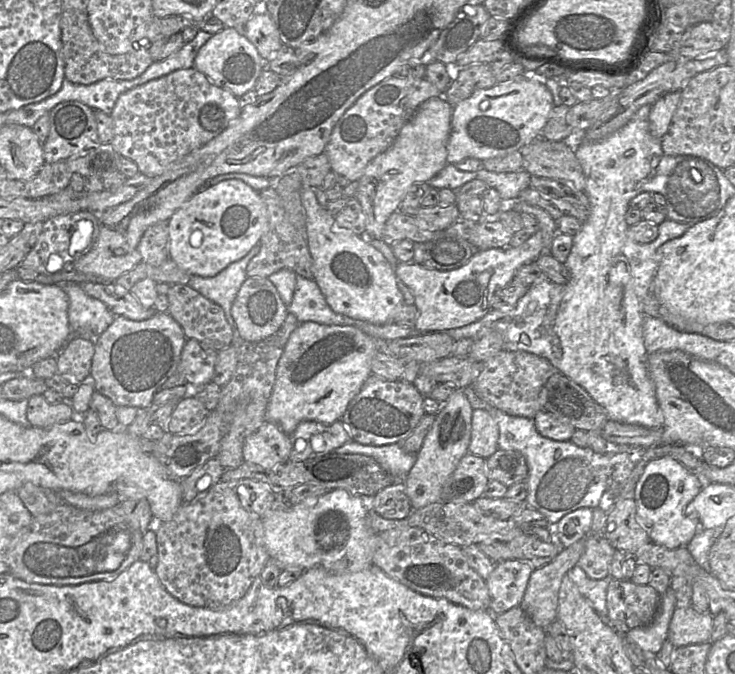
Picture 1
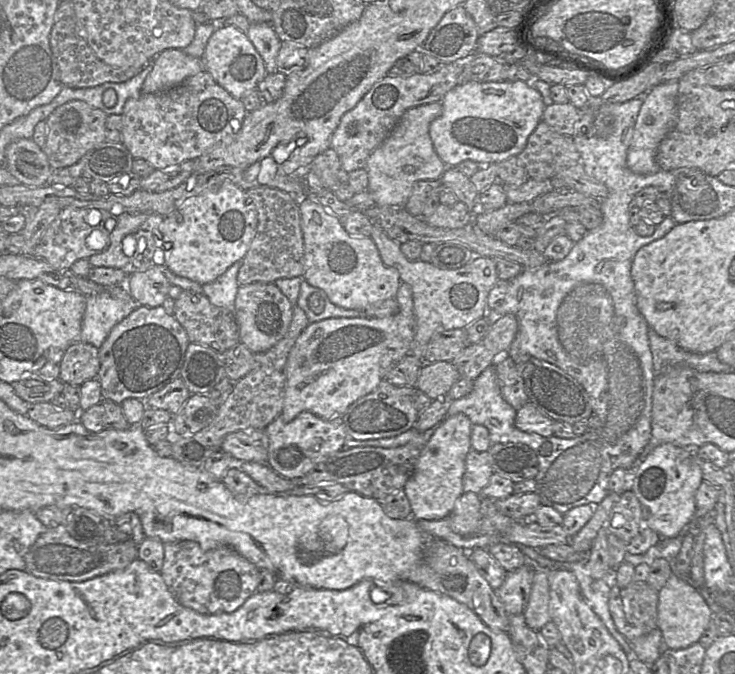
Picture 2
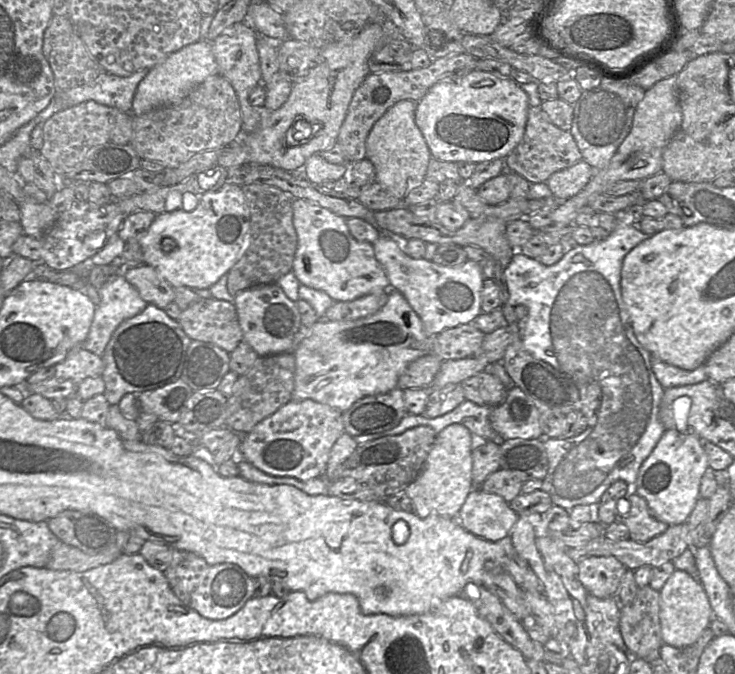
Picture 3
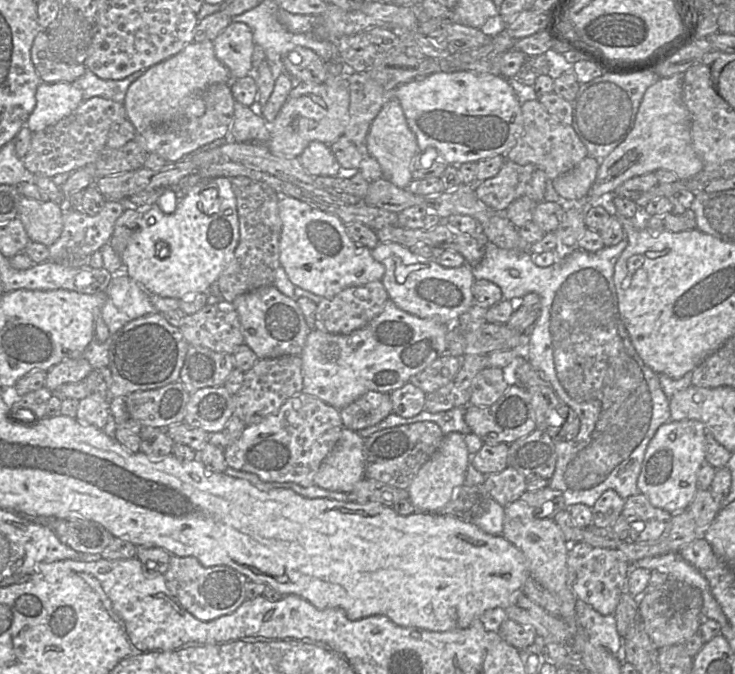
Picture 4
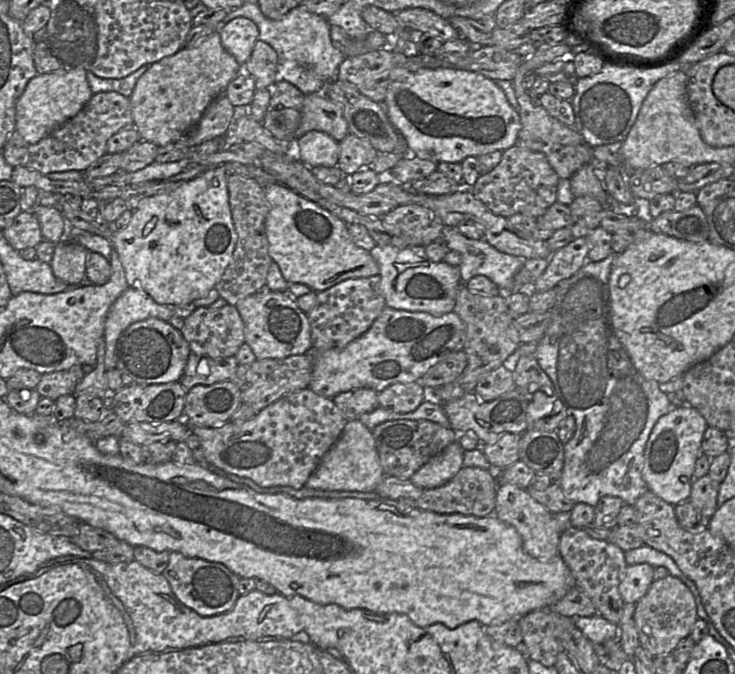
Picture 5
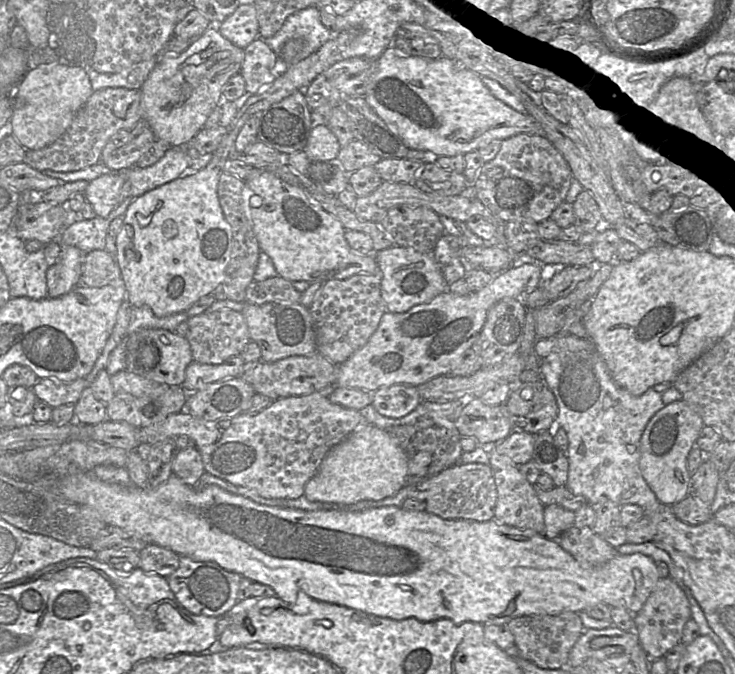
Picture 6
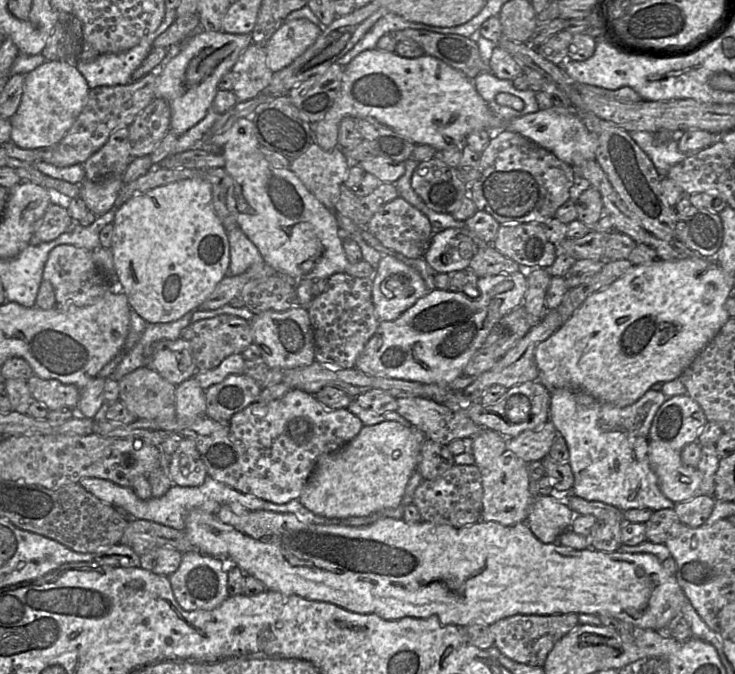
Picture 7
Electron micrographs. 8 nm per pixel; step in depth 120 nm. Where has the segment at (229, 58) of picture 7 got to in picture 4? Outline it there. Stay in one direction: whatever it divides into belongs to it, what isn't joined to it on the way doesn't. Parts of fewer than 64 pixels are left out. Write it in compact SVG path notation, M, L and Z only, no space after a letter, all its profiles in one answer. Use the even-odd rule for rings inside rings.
M213 41L192 42L178 54L151 66L129 87L124 107L137 133L172 121L189 121L206 110L203 95L213 84L231 81L228 68L216 57Z

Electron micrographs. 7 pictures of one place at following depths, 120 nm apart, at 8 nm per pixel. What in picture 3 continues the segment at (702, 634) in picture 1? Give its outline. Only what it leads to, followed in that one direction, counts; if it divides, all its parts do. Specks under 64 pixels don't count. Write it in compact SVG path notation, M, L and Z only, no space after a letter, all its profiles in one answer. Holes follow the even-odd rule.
M675 570L659 594L659 621L663 643L676 648L694 645L713 619L711 605L701 582L685 571Z

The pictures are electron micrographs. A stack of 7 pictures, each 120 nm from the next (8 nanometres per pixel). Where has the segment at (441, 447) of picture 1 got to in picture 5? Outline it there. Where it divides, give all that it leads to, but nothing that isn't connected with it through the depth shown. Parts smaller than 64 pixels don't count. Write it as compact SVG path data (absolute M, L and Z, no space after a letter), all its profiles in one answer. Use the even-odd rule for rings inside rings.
M458 440L454 441L415 472L410 481L424 489L446 484L463 467L464 451Z

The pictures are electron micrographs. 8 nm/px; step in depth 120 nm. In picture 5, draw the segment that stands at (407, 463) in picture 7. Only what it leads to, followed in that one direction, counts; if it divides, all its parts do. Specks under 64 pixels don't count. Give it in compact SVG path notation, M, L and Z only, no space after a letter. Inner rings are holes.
M359 419L347 421L330 450L322 457L305 486L326 491L374 492L385 477L372 431Z

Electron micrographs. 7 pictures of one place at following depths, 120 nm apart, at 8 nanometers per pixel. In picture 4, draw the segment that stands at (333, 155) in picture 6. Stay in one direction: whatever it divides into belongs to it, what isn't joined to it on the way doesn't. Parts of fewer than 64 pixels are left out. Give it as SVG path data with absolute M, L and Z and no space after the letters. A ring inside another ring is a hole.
M312 141L299 156L304 169L313 177L336 177L341 166L330 149L330 145Z

